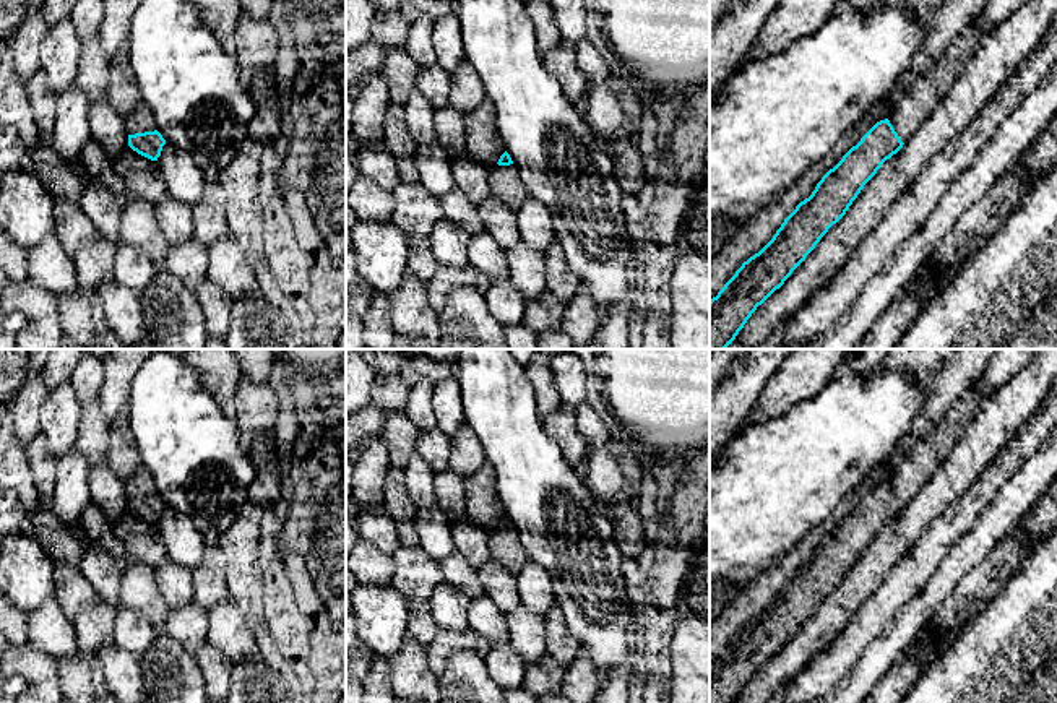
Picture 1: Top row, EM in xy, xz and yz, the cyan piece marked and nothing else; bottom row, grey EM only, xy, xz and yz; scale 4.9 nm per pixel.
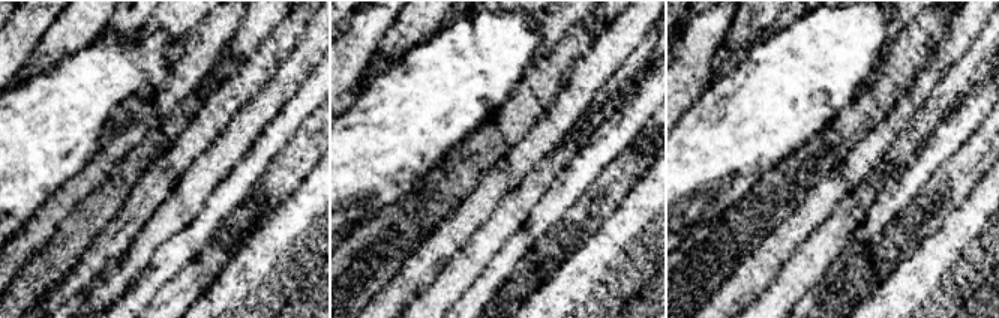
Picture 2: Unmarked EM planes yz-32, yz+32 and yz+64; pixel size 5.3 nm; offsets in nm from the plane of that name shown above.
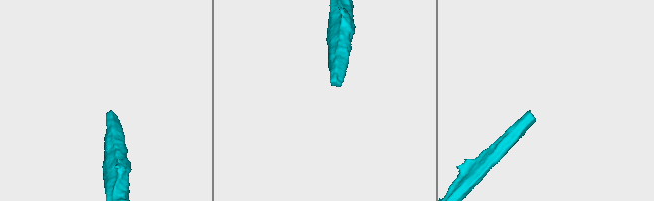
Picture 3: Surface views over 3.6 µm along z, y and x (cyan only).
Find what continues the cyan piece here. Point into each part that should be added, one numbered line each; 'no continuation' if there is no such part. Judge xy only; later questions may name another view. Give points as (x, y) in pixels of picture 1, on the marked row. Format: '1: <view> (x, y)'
1: xy (142, 119)

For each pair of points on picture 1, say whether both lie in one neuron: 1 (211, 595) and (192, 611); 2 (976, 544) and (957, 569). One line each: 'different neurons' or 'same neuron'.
1: different neurons
2: same neuron

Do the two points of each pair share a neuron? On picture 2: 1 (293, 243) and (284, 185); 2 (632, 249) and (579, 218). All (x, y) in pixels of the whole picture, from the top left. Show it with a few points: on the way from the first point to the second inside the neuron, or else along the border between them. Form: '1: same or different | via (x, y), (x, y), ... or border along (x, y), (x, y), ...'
1: different | border along (309, 171), (263, 222)
2: different | border along (621, 203), (573, 254)

